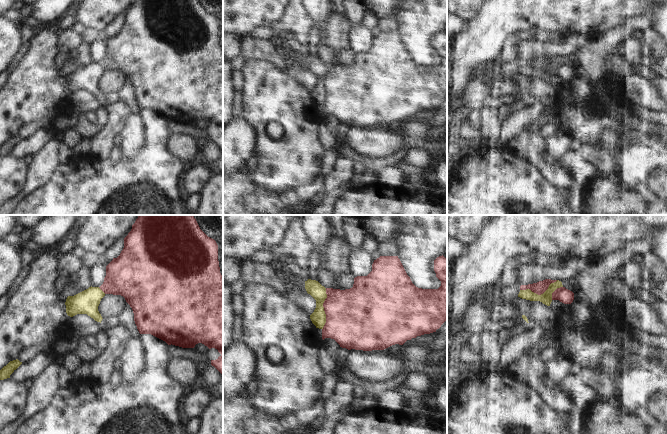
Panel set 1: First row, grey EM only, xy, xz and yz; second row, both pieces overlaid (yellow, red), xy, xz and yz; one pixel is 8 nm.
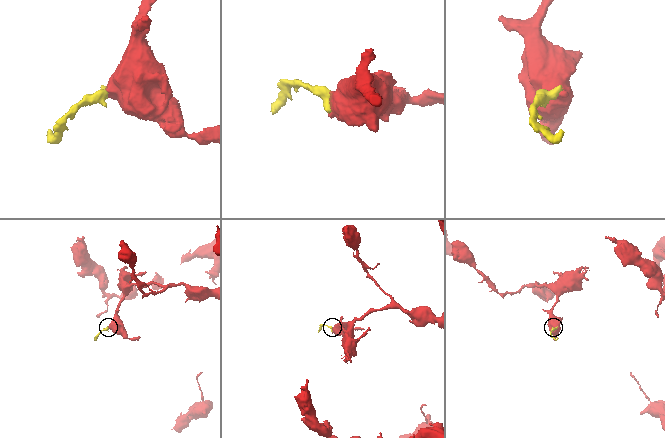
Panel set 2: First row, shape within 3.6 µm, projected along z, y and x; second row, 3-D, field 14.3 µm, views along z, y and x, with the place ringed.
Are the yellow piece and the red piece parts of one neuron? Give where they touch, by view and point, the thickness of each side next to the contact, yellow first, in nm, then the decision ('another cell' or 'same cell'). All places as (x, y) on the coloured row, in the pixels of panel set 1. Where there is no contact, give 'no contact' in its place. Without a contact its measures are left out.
xz (323, 309) | 120/440 nm | another cell

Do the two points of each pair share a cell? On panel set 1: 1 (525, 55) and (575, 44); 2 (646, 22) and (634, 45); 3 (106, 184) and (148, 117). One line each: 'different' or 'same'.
1: same
2: different
3: same

